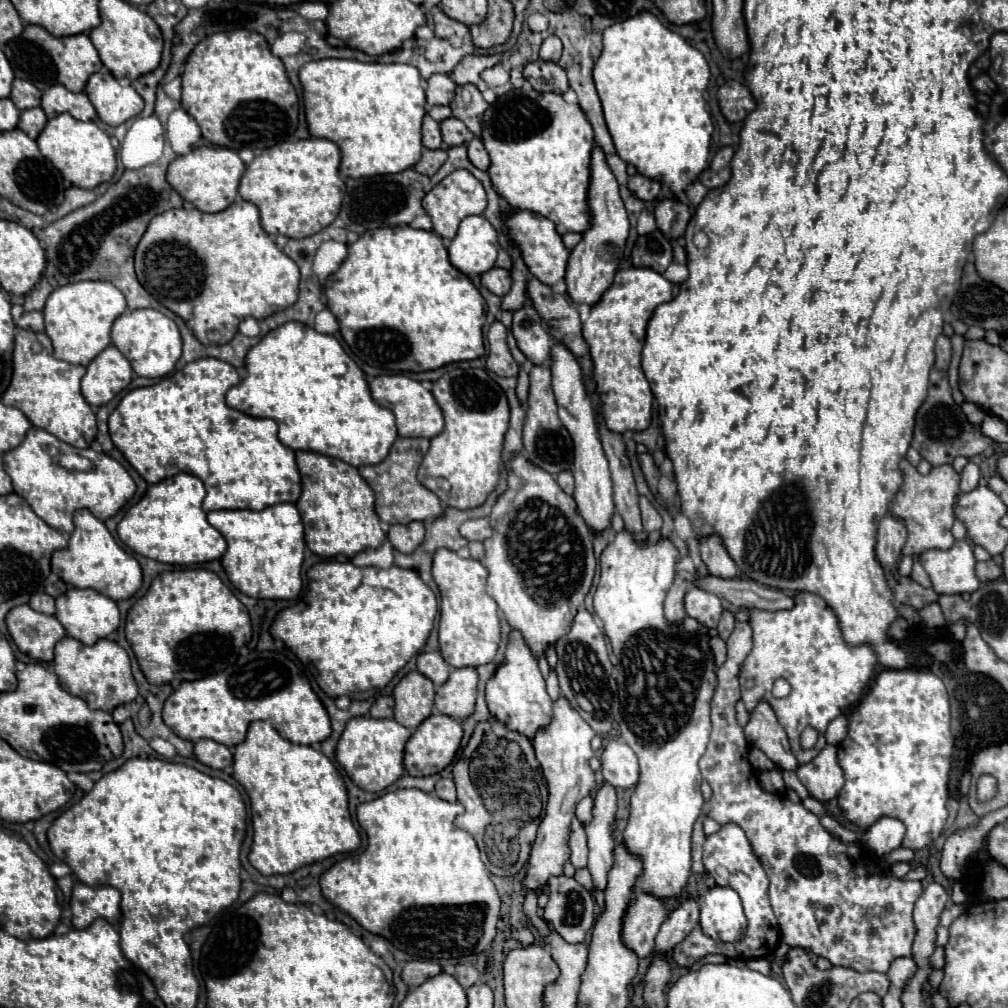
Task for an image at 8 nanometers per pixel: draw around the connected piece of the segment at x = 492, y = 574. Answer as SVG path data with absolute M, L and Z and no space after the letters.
M512 454L512 458L506 462L506 472L508 488L498 496L490 514L494 534L484 540L486 556L482 564L488 568L486 592L496 600L510 628L520 630L534 656L540 656L550 644L554 644L570 630L576 612L584 606L584 596L592 586L596 568L592 532L584 518L578 514L574 498L564 494L556 480L540 466L532 464L524 454Z

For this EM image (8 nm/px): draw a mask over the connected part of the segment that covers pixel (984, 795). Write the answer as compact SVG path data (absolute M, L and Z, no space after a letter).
M980 776L980 800L988 800L996 794L996 780L992 776Z

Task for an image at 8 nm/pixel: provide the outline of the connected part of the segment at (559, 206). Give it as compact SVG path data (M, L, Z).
M530 84L500 96L482 118L482 136L490 154L488 176L492 188L514 210L532 210L556 224L558 234L584 232L588 228L590 210L586 204L586 188L590 182L590 152L594 148L594 132L578 104L566 104L560 94L540 94Z

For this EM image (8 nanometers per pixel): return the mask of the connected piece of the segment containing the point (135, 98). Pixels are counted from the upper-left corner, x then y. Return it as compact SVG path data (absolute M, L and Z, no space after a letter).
M106 68L88 78L84 92L96 108L100 120L108 126L120 126L144 108L140 94L132 86L120 84Z

